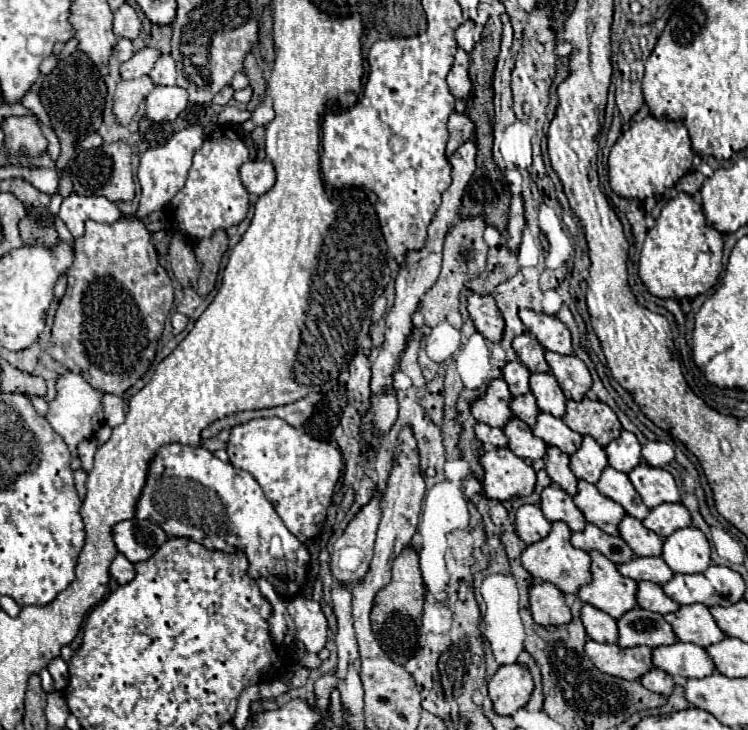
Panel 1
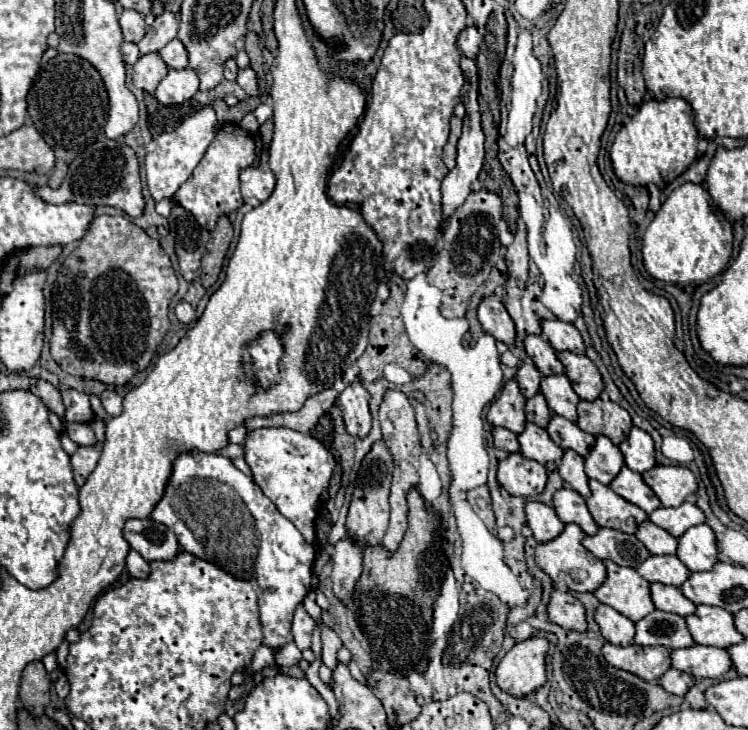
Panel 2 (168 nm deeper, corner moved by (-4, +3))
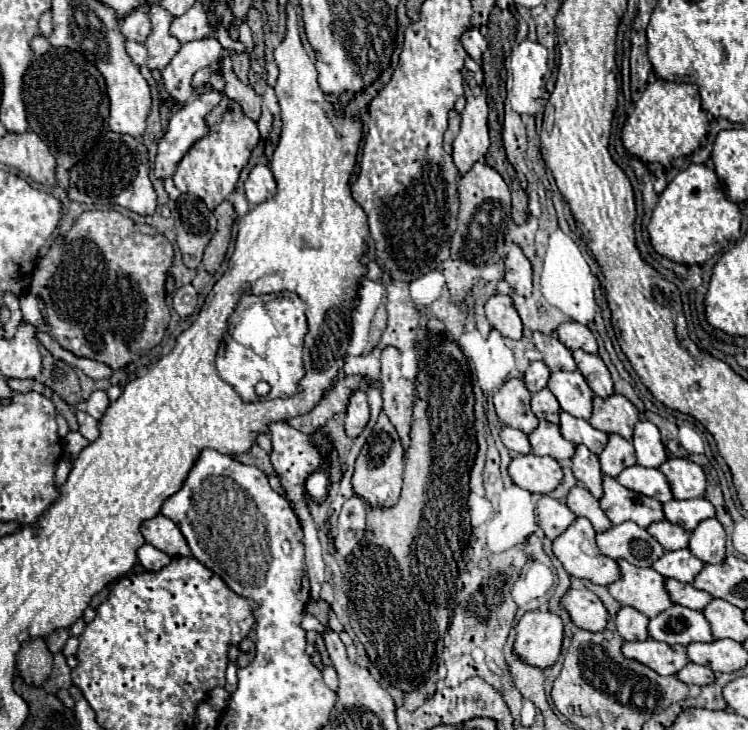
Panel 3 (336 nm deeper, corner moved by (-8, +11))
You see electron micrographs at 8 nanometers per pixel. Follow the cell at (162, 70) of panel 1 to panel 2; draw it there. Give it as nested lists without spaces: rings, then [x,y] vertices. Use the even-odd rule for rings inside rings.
[[[178,38],[170,40],[160,50],[160,54],[164,56],[164,62],[168,64],[168,68],[186,68],[188,66],[188,50],[184,48],[184,44]]]

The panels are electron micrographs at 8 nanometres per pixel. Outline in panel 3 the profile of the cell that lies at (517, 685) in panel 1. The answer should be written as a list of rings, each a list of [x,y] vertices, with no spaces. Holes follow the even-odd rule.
[[[526,612],[516,626],[514,652],[540,670],[554,666],[562,648],[564,626],[562,620],[552,612]]]

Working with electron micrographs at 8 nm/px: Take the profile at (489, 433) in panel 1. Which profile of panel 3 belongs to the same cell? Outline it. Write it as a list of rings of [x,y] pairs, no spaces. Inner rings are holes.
[[[504,426],[502,432],[500,432],[500,438],[504,442],[504,446],[514,452],[514,454],[530,454],[532,448],[530,448],[530,442],[528,442],[528,436],[516,428],[510,428],[510,426]]]

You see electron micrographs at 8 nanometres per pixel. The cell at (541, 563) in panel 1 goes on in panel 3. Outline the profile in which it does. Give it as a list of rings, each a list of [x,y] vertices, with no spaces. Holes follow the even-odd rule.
[[[576,518],[576,522],[554,540],[552,550],[570,576],[608,586],[620,578],[620,570],[612,558],[600,554],[594,536],[592,524],[586,518]]]

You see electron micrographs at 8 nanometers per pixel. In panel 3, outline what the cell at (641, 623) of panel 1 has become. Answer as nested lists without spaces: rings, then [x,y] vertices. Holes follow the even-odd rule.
[[[678,604],[654,616],[648,622],[648,634],[666,644],[688,646],[692,642],[712,642],[710,624],[704,614]]]

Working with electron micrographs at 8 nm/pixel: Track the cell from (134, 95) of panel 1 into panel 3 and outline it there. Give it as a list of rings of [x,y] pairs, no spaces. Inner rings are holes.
[[[150,6],[148,16],[152,20],[152,32],[146,40],[146,66],[150,70],[164,70],[170,64],[172,56],[180,50],[180,42],[168,34],[172,16],[162,6]]]

